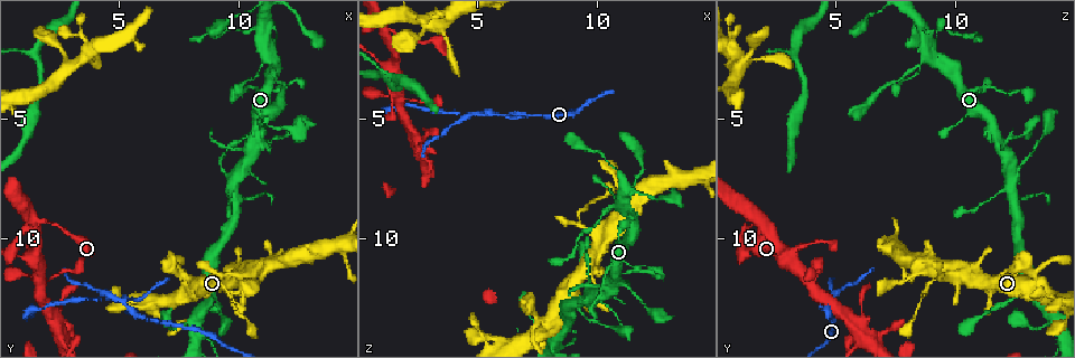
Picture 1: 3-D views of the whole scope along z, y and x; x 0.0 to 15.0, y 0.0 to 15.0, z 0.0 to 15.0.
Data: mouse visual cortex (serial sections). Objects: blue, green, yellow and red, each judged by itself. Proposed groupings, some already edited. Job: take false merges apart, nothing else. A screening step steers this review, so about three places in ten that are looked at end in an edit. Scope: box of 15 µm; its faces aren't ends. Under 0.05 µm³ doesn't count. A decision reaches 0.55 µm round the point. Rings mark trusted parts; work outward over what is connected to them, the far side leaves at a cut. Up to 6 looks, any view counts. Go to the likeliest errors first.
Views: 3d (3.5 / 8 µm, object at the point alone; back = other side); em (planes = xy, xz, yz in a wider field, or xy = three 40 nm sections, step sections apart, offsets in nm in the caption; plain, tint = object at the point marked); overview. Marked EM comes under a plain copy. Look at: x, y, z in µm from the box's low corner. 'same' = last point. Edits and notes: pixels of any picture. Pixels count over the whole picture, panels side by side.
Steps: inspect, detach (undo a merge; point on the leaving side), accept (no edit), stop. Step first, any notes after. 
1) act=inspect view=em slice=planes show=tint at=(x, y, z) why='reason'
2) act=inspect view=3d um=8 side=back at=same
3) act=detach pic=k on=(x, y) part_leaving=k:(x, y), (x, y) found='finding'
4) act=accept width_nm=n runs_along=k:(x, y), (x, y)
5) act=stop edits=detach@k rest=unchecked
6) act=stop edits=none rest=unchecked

act=inspect view=3d um=8 at=(4.7, 12.4, 4.9)

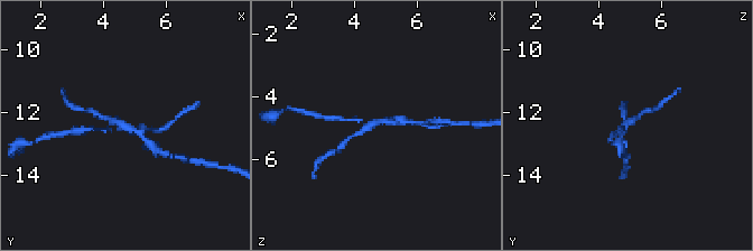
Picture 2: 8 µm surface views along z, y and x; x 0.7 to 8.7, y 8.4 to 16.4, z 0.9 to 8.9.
act=inspect view=3d um=3.5 at=(4.5, 12.3, 4.8)

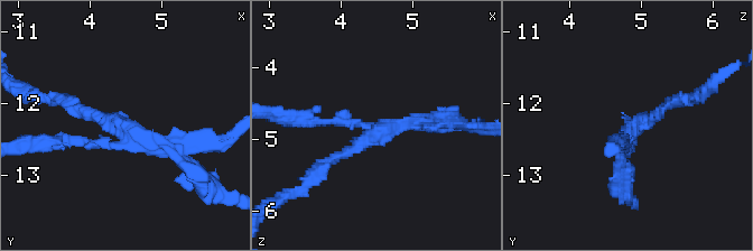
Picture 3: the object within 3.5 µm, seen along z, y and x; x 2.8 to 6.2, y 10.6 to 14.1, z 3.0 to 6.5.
act=inspect view=em slice=xy step=3 show=tint at=(4.55, 12.35, 4.85) arms=3 arm_widths_nm=100,150,200

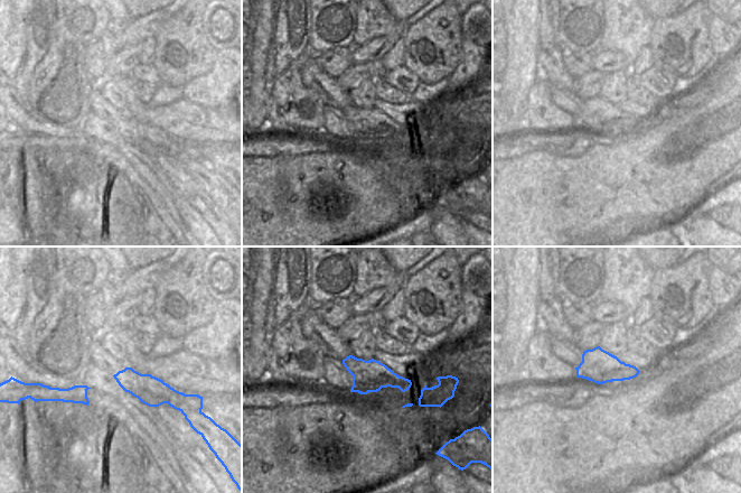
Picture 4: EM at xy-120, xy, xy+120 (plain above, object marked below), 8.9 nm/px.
act=detach pic=3 on=(75, 140) border=4:(135, 396), (151, 392), (167, 402) found='a second cell is stuck on'

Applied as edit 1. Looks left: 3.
act=inspect view=3d um=8 at=(9.2, 11.5, 9.5) why='branch point'

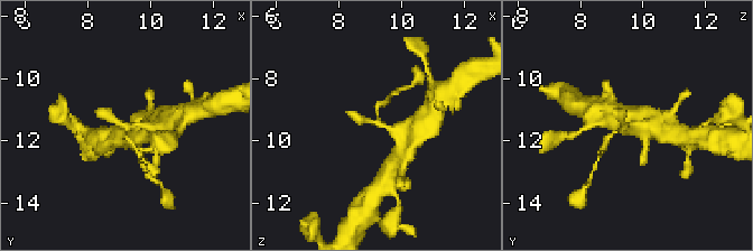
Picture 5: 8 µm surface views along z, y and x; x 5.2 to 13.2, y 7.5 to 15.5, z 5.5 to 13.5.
act=inspect view=3d um=3.5 at=(9.3, 11.5, 9.4) why='zoom in'

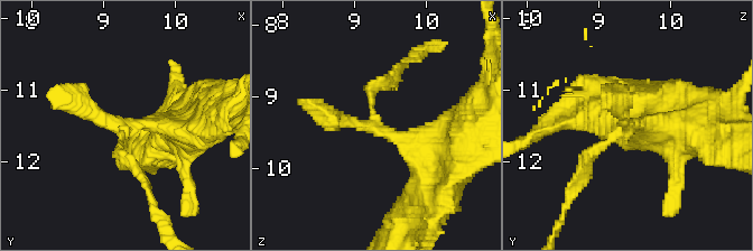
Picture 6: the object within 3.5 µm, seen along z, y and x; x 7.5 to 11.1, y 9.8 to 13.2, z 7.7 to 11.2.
act=inspect view=em slice=planes show=tint at=(9.30, 11.50, 9.40)

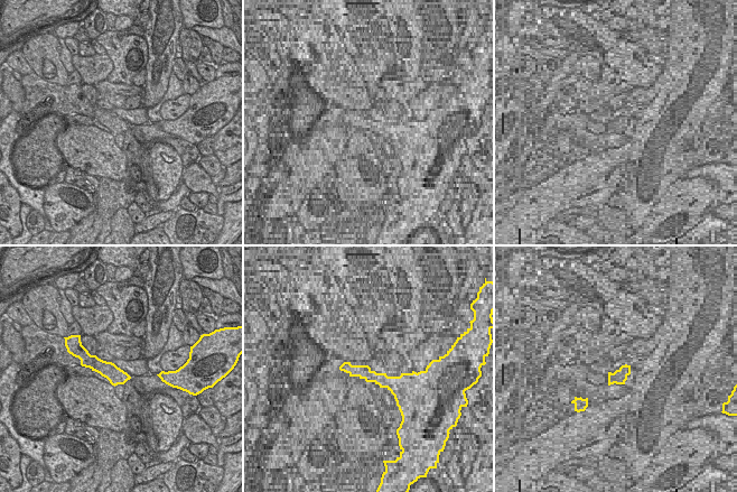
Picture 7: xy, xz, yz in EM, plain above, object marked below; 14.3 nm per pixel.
act=detach pic=6 on=(585, 172) width_nm=240 part_leaving=6:(609, 142), (585, 159), (559, 224) found='two cells meet here'

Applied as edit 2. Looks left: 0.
act=stop edits=detach@3,detach@6 rest=unchecked

